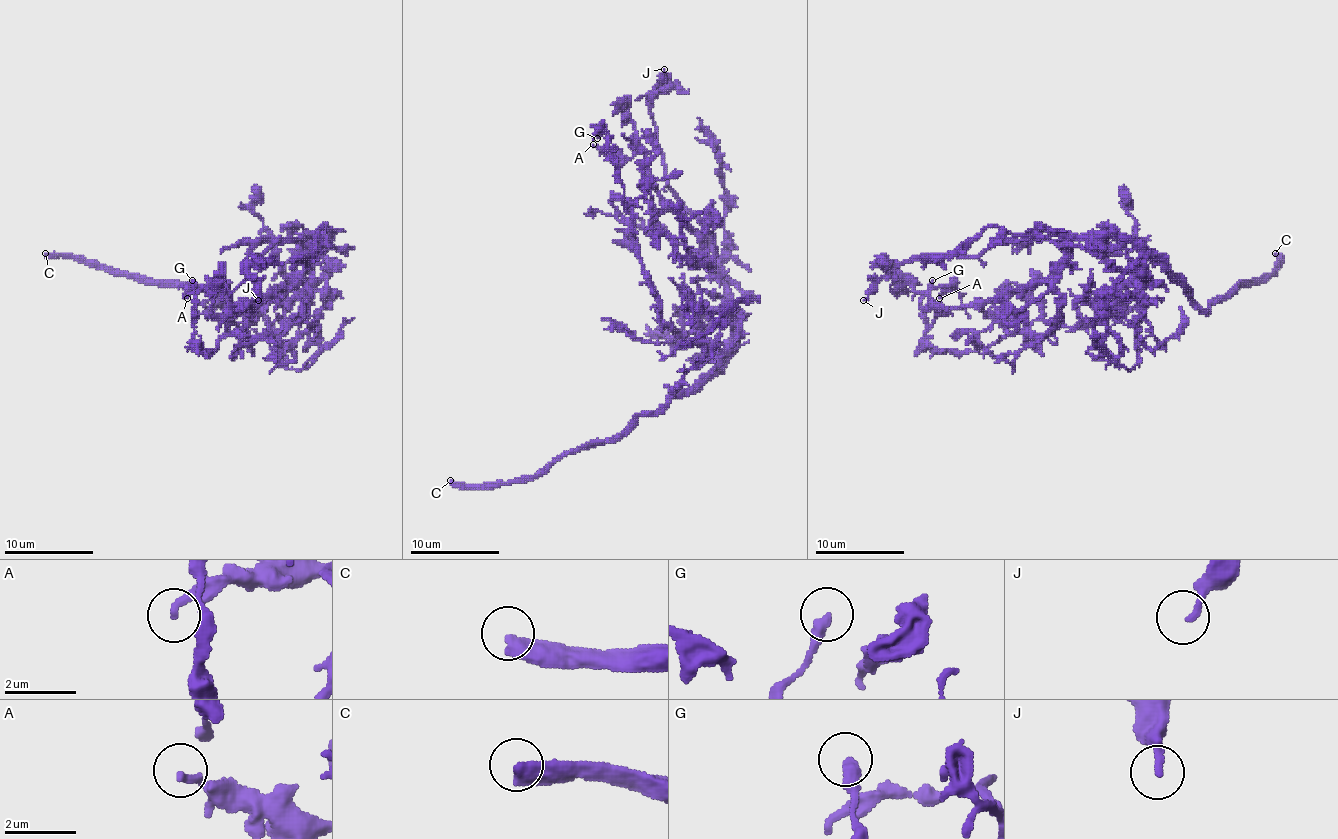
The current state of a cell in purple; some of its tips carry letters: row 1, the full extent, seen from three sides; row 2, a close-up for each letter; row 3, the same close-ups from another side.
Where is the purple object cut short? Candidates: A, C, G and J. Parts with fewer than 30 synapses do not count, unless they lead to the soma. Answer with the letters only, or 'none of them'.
C

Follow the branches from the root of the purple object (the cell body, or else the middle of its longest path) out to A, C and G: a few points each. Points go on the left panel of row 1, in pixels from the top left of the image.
A: (321, 276), (327, 236), (287, 289), (270, 289), (245, 307), (236, 307), (227, 287), (196, 289), (187, 298)
C: (321, 276), (325, 262), (318, 258), (254, 309), (236, 311), (205, 289), (149, 285), (45, 253)
G: (321, 276), (283, 287), (247, 325), (241, 327), (232, 320), (214, 351), (205, 351), (194, 340), (192, 280)

